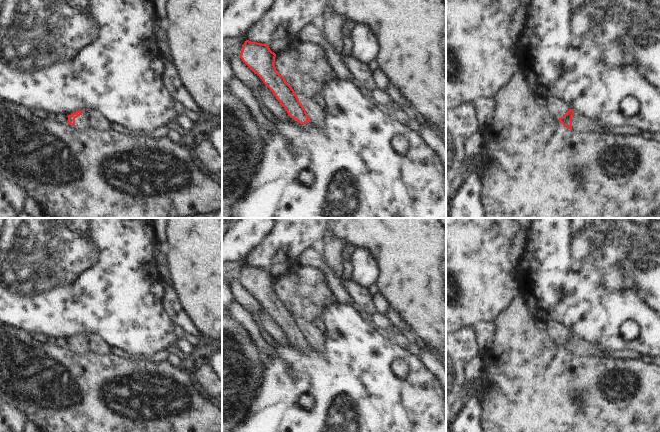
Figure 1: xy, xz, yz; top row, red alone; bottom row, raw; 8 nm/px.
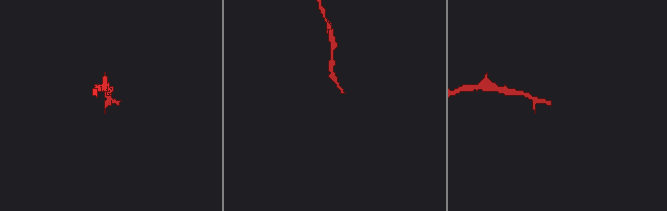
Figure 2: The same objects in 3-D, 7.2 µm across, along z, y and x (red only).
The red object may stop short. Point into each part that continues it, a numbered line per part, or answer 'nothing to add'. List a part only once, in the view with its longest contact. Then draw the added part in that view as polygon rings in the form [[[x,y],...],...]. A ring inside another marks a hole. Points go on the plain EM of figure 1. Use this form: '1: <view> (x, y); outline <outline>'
1: yz (579, 347); outline [[[577,335],[574,336],[574,339],[572,340],[573,355],[590,356],[590,355],[599,355],[601,352],[603,351],[600,350],[597,346],[588,344]]]

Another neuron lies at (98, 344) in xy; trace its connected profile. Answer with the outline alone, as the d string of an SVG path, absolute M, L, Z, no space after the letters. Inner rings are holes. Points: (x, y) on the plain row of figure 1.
M92 334L87 336L89 337L89 344L93 352L108 355L116 351L101 335Z

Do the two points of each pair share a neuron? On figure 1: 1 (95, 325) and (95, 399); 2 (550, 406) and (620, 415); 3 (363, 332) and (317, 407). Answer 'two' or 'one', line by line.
1: two
2: one
3: one

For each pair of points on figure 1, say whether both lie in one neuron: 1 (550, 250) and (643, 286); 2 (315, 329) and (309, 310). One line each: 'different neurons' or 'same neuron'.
1: same neuron
2: different neurons

